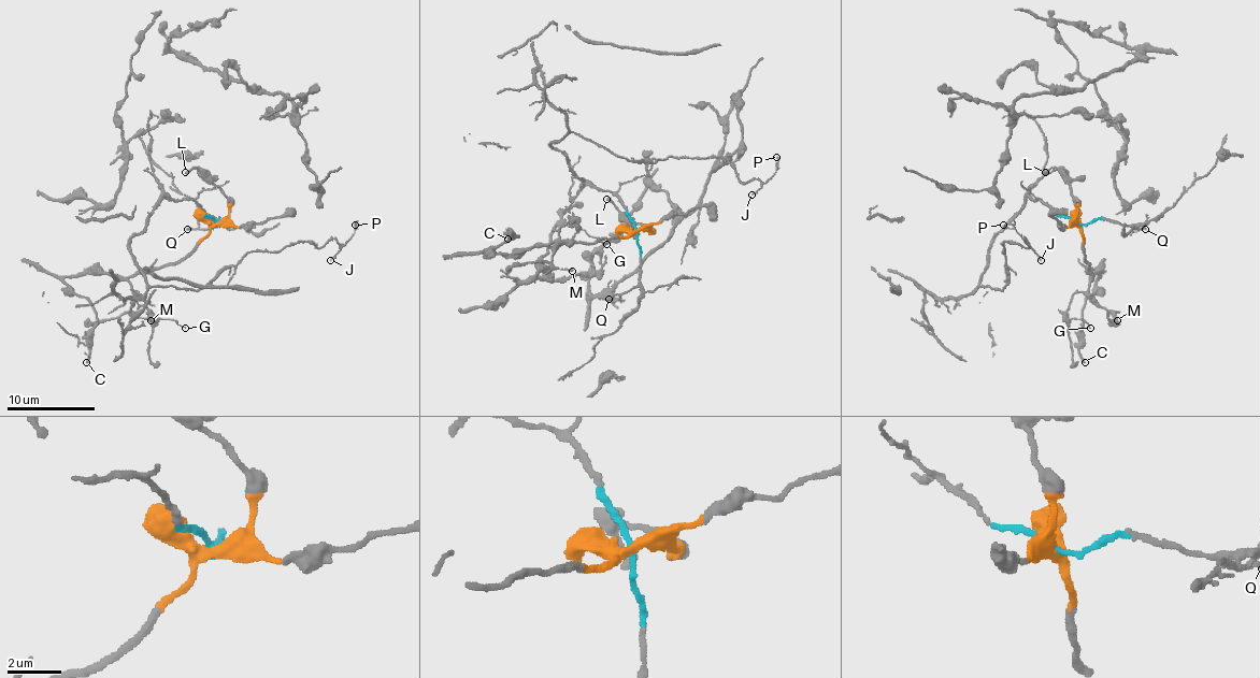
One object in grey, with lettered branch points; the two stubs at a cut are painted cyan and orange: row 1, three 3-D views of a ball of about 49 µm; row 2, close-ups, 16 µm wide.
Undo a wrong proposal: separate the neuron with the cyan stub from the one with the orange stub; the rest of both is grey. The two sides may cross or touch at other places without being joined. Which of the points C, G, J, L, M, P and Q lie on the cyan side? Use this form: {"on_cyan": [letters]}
{"on_cyan": ["J", "P", "Q"]}

